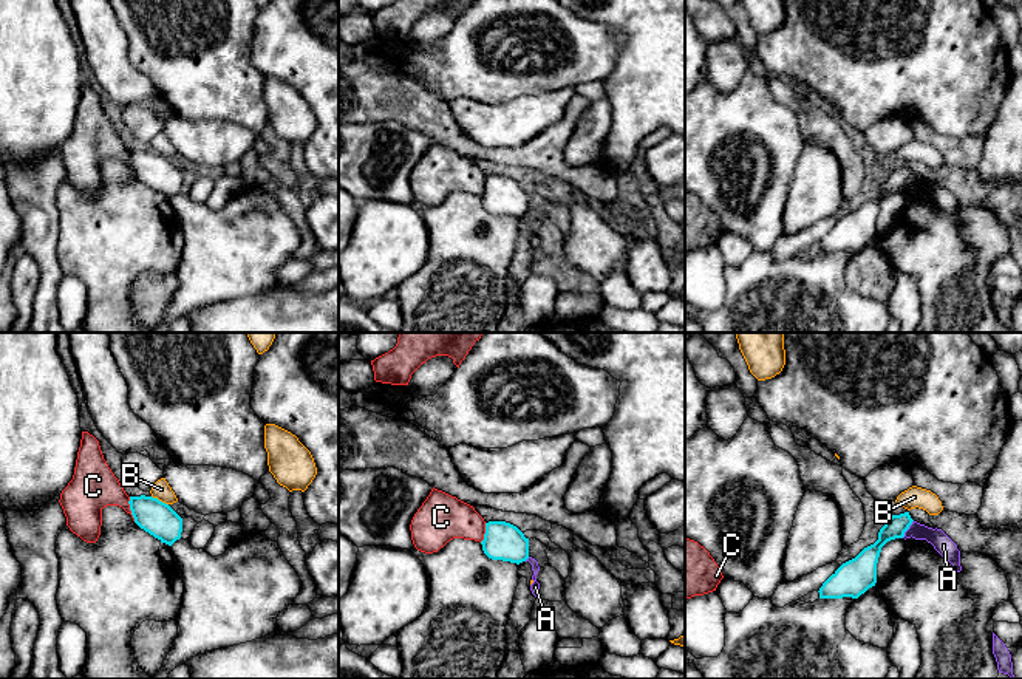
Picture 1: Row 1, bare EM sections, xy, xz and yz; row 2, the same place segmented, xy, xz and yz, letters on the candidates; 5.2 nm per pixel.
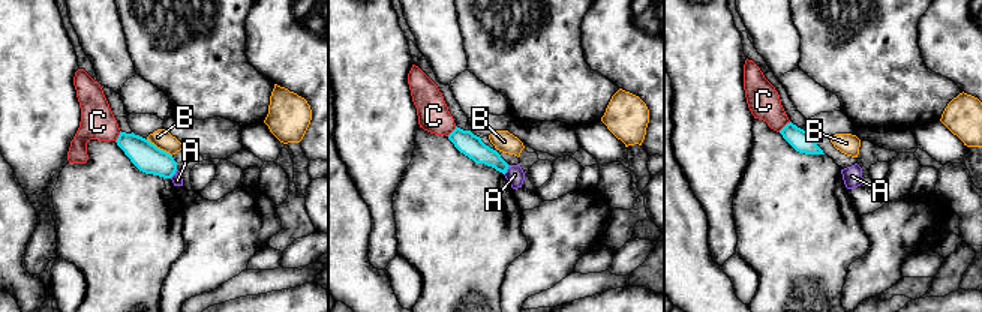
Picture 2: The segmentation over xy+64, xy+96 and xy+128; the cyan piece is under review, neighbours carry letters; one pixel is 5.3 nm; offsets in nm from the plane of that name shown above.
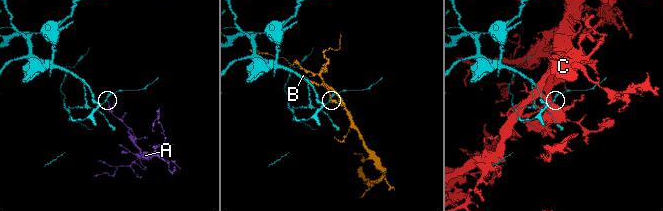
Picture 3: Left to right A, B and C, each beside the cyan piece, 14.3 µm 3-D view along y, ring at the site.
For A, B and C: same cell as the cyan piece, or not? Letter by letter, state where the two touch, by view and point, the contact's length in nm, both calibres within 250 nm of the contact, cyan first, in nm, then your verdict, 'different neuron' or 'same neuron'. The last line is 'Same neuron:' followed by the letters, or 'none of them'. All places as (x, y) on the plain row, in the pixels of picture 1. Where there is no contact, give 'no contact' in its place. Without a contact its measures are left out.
A: contact yz (908, 181); length 110 nm; calibres 110 and 100 nm; different neuron
B: contact xy (158, 153); length 100 nm; calibres 180 and 90 nm; different neuron
C: contact xy (130, 163); length 130 nm; calibres 180 and 240 nm; different neuron
Same neuron: none of them

